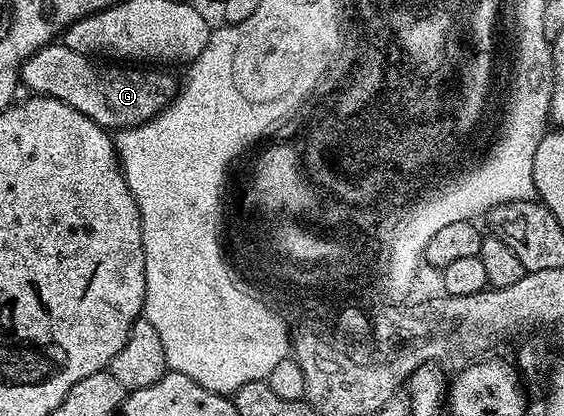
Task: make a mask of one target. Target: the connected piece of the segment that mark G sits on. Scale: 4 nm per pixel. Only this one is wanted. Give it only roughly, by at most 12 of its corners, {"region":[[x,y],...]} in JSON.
{"region":[[51,42],[23,89],[112,132],[151,122],[178,90],[156,68]]}

